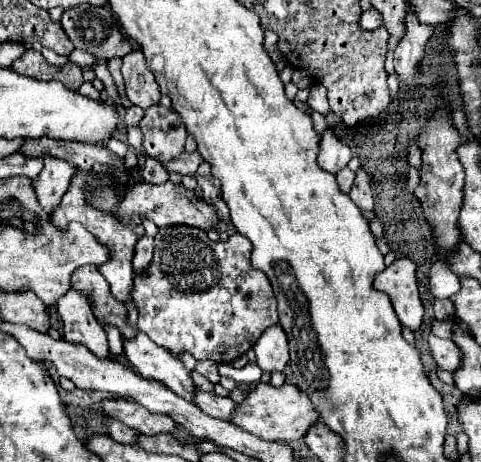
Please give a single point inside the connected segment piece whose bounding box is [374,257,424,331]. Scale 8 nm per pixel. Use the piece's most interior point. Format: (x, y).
(398, 281)

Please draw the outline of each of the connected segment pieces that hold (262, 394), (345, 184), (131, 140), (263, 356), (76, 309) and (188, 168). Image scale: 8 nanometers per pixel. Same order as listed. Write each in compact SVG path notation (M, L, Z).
M258 383L236 405L238 407L234 409L234 417L230 419L230 423L234 423L236 427L248 433L260 435L262 439L268 439L268 441L282 441L282 443L298 441L306 435L308 427L318 423L318 413L314 411L310 399L306 399L306 395L302 395L302 391L298 391L298 387L290 383L284 383L282 387Z
M344 167L344 169L340 169L340 171L336 173L336 179L338 179L340 191L342 191L344 195L348 195L348 193L350 193L350 185L352 185L352 181L354 181L354 173L352 173L348 167Z
M130 127L127 132L127 143L138 152L143 152L142 132L139 127Z
M274 325L262 333L258 343L254 345L258 367L266 373L284 371L288 365L288 339L280 325Z
M70 289L66 295L58 299L56 309L64 325L62 331L66 341L82 343L90 351L94 351L94 355L110 355L106 331L94 317L92 307L80 291Z
M182 153L182 155L178 155L176 159L162 163L162 167L164 167L168 173L176 171L176 173L180 173L180 175L188 175L188 173L194 175L196 169L198 169L198 165L200 165L200 161L202 161L202 157L200 157L198 153Z

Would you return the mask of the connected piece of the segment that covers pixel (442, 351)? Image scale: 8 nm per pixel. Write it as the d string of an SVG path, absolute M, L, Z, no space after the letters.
M436 335L428 337L432 357L436 365L448 373L454 373L462 365L462 351L460 347L450 339L438 339Z

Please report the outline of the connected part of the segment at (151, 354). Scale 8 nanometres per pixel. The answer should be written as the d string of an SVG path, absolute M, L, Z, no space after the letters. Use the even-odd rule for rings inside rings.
M136 331L134 337L122 337L122 341L124 353L134 371L138 371L146 379L158 379L174 393L190 399L194 381L190 379L190 373L182 365L182 361L176 359L166 347L158 347L142 331Z

